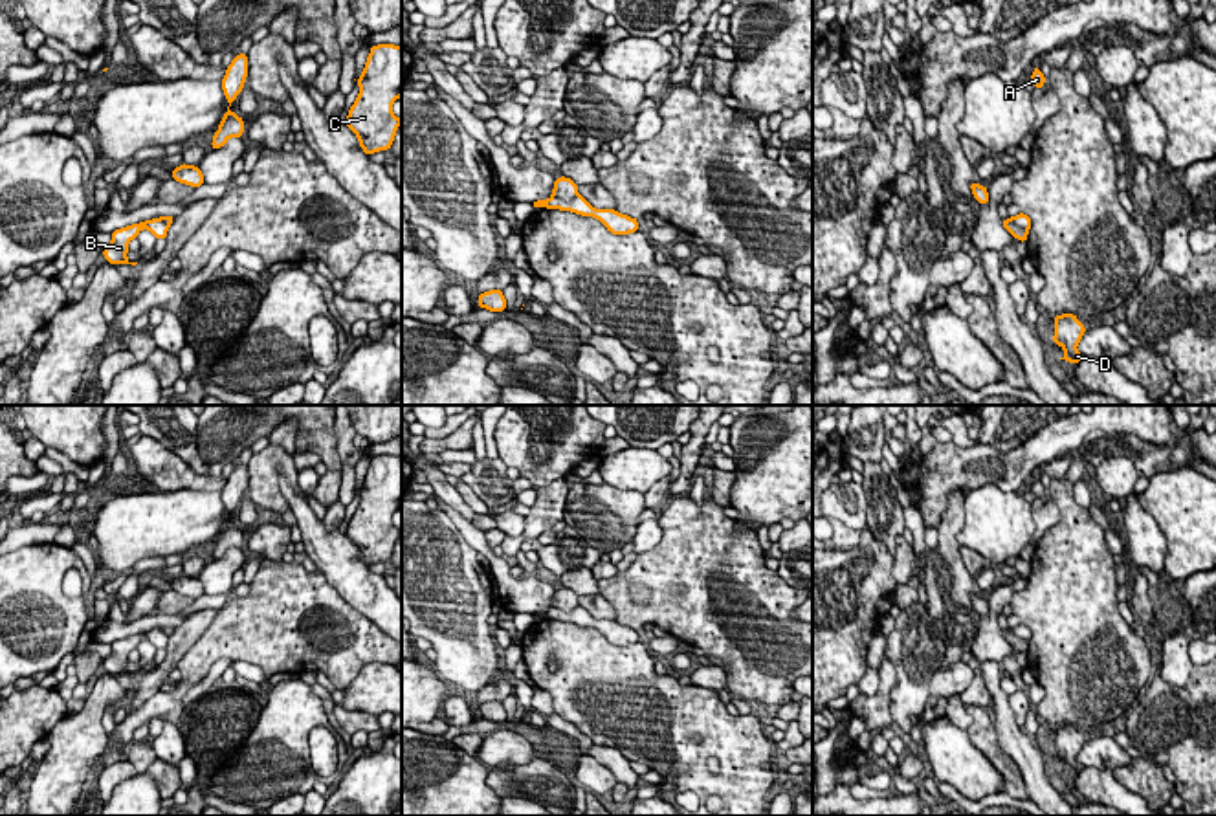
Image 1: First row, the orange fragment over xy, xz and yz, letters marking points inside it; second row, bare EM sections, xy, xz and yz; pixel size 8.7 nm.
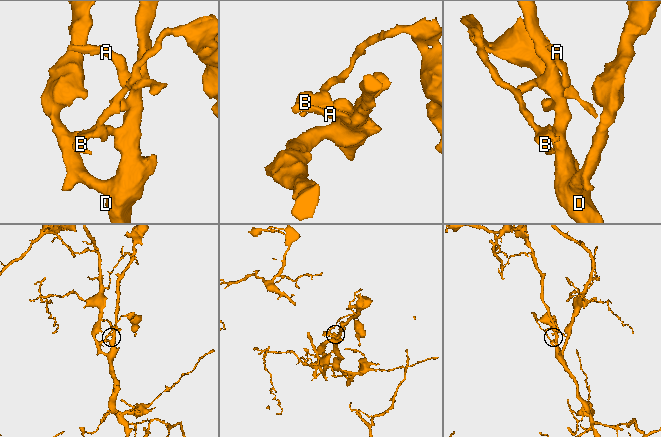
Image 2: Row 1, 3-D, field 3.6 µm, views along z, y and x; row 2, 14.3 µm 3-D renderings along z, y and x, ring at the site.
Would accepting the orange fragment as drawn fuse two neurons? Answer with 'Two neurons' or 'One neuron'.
Two neurons

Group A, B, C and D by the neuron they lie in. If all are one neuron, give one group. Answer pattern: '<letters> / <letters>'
A D / B C

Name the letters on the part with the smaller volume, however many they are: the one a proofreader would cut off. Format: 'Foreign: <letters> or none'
Foreign: B, C

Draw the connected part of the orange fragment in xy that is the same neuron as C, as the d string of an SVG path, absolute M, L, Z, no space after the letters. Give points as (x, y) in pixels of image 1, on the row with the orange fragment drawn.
M372 46L356 83L359 95L345 125L358 136L363 152L370 156L391 149L402 125L402 119L392 114L392 103L402 97L402 46Z

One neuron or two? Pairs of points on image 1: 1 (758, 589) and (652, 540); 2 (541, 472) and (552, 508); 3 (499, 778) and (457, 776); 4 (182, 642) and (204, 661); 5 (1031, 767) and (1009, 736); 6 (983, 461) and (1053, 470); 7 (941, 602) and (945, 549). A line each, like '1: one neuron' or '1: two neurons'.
1: two neurons
2: two neurons
3: two neurons
4: two neurons
5: one neuron
6: two neurons
7: one neuron

